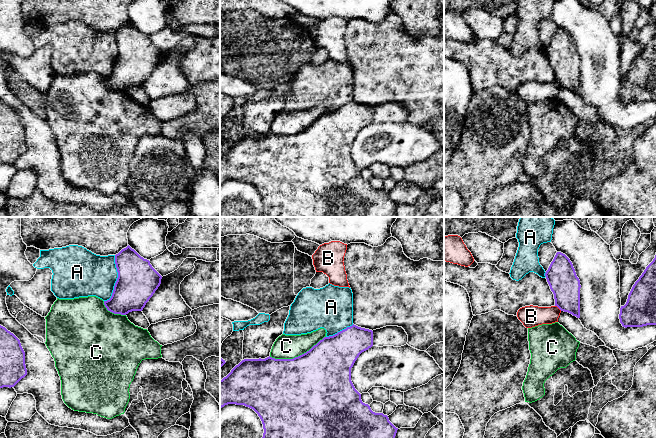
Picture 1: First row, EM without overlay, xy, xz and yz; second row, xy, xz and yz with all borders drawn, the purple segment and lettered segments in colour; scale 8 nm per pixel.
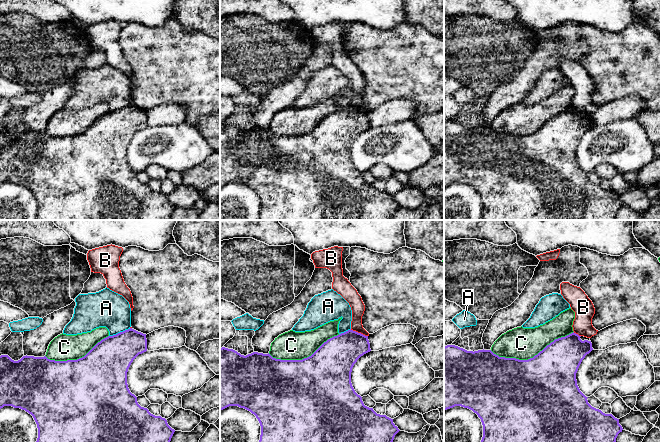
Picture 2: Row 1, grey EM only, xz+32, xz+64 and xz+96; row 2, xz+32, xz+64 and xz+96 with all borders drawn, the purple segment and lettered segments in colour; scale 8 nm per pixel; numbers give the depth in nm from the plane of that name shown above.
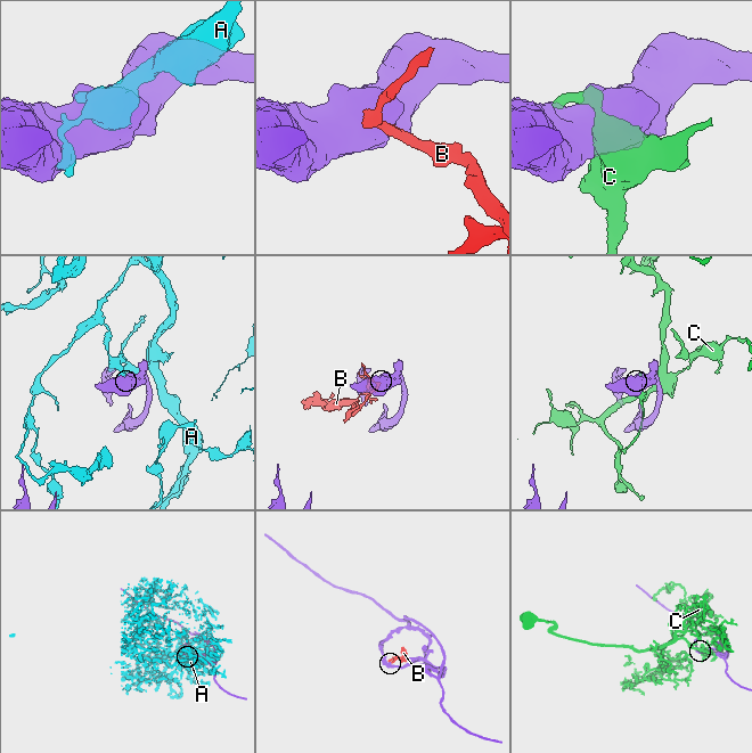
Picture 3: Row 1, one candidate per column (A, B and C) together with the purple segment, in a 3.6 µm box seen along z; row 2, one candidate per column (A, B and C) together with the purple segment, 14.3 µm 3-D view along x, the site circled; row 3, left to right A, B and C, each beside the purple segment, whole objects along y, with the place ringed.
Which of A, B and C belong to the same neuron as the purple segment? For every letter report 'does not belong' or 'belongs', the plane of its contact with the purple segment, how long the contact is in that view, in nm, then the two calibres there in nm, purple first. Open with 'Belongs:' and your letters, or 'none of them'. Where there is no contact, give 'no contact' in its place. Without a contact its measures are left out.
Belongs: none of them
A: does not belong | xy | 380 nm | 320/360 nm
B: does not belong | yz | 70 nm | 240/170 nm
C: does not belong | xz | 480 nm | 500/190 nm

